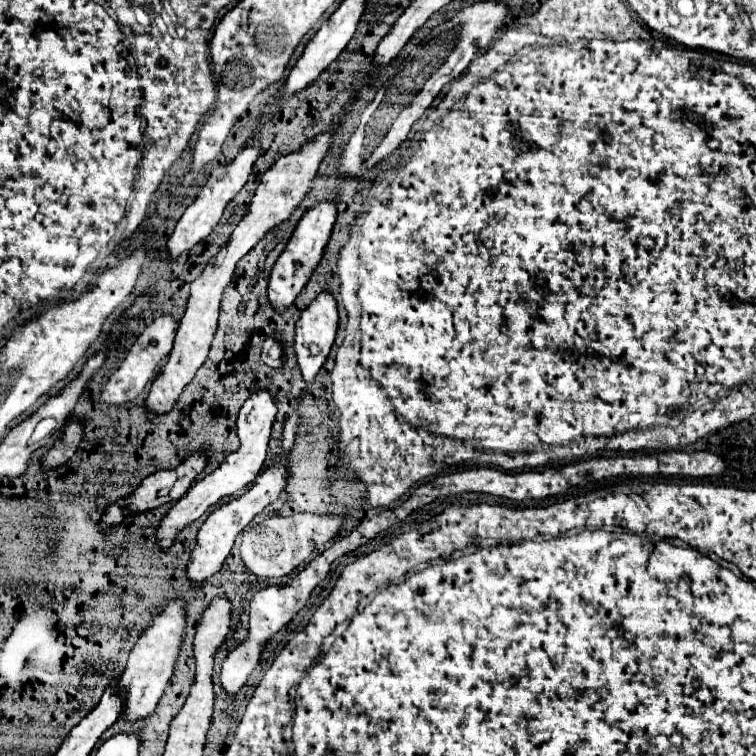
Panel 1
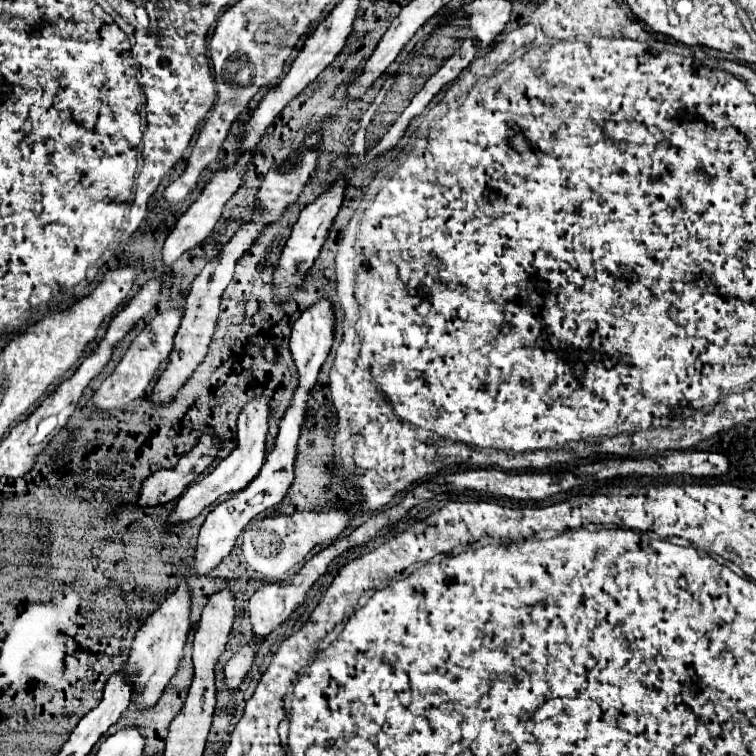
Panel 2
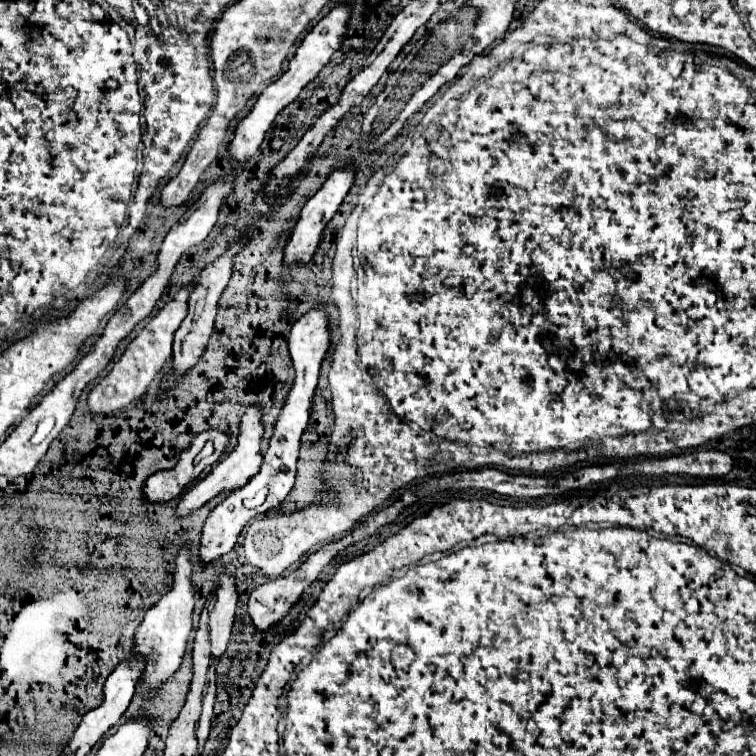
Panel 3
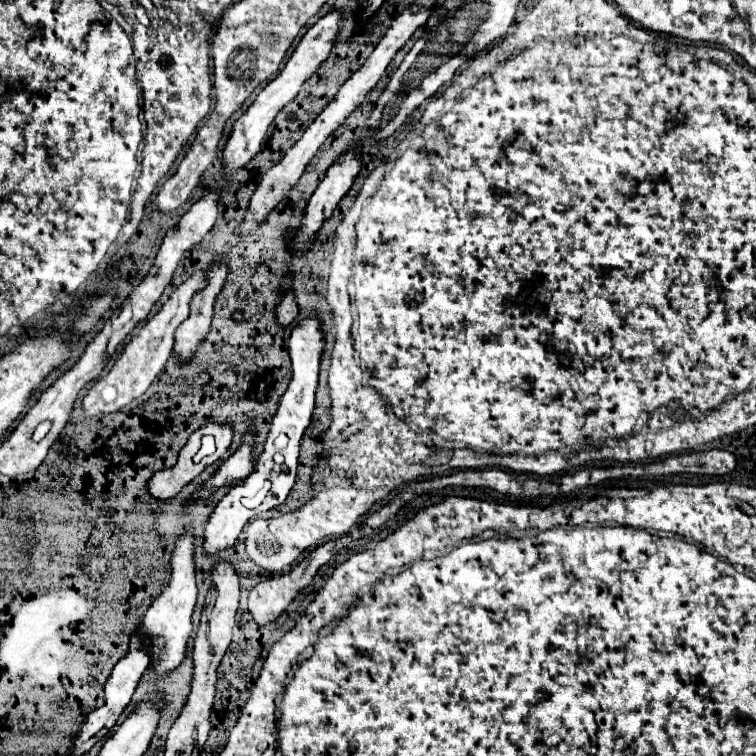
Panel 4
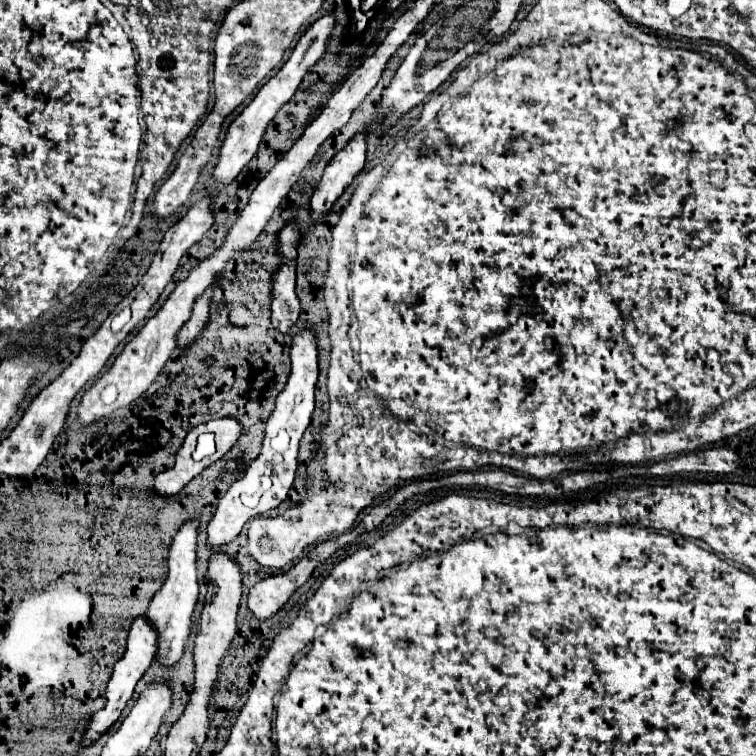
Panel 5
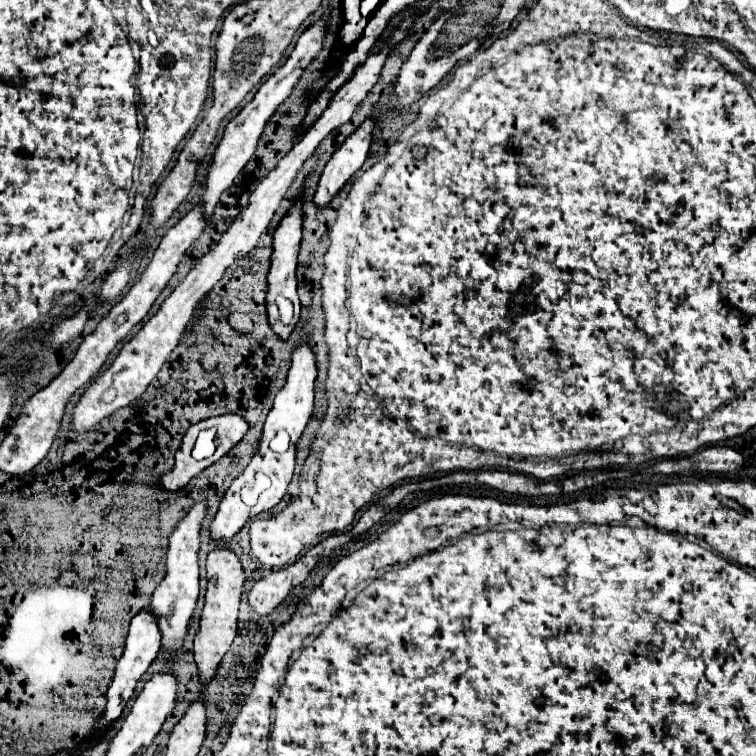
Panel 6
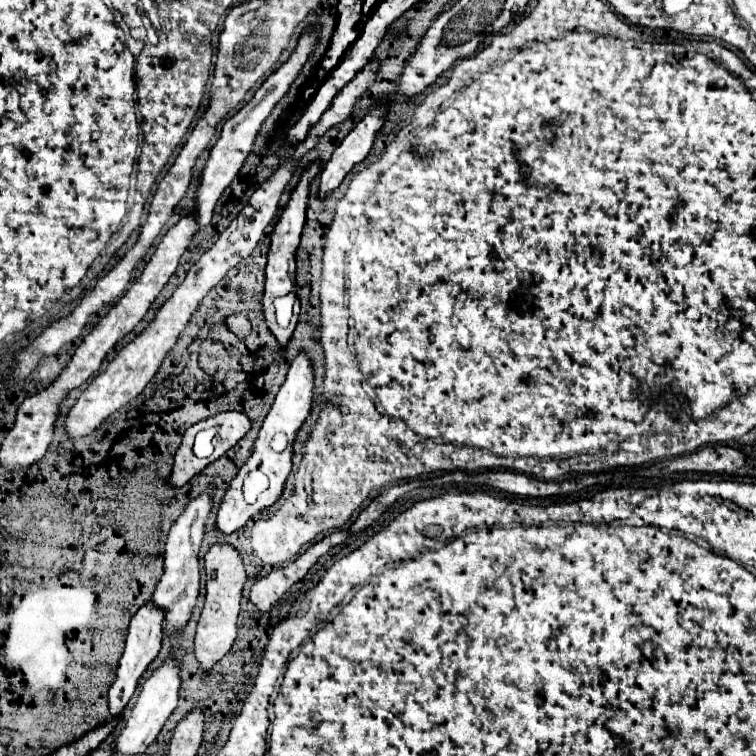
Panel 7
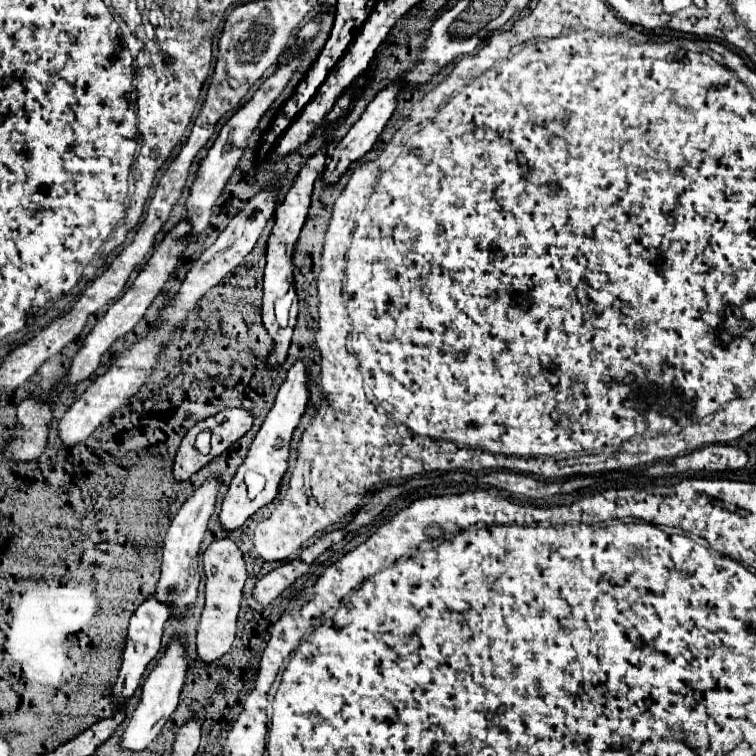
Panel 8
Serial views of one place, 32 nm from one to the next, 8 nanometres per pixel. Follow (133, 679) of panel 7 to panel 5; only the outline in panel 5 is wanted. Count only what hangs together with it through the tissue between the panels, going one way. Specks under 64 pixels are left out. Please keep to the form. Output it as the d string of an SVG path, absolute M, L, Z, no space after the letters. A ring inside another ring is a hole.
M138 616L138 618L134 618L132 628L130 628L130 634L128 634L128 646L126 646L126 652L124 652L124 656L116 662L114 672L112 672L112 678L110 678L108 688L106 688L106 706L104 706L102 710L98 710L98 712L92 716L90 726L86 728L84 740L80 742L82 746L90 746L90 744L94 744L104 732L108 732L108 730L114 726L114 722L120 718L124 706L126 706L128 700L132 698L136 682L142 678L142 674L146 672L146 668L148 668L148 666L152 664L152 660L156 658L156 650L158 650L156 628L154 628L152 624L148 624L146 616Z

